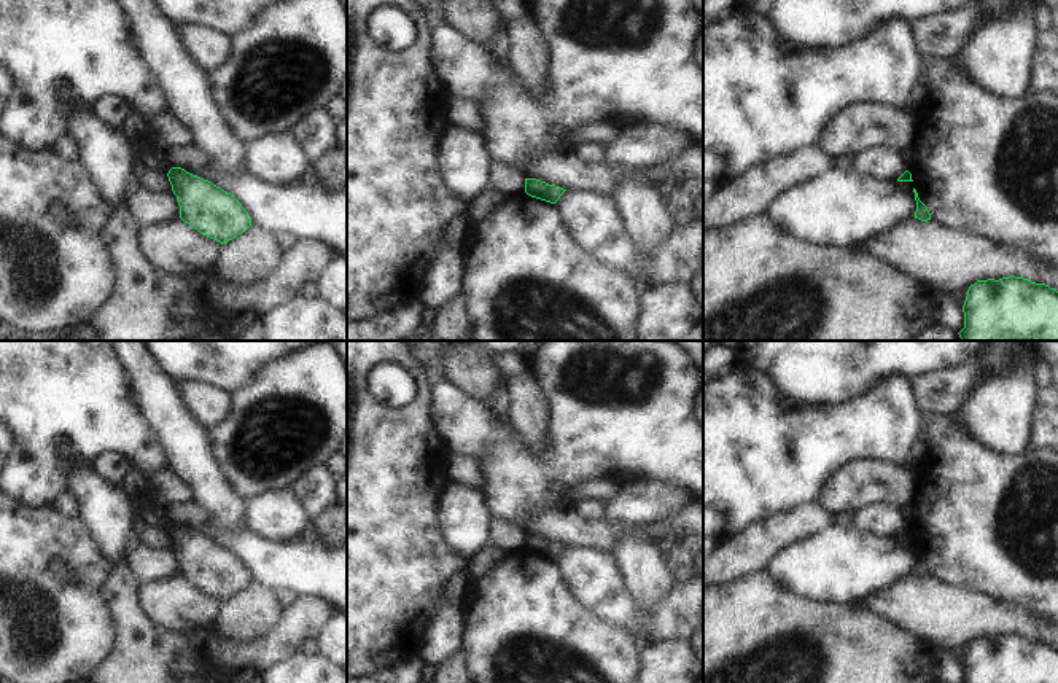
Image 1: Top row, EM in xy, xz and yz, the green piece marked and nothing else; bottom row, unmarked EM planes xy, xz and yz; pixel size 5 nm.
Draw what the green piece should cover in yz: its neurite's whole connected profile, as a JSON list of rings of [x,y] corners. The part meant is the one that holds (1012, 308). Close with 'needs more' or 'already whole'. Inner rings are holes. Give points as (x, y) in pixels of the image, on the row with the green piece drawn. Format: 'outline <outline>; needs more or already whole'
outline [[[1023,277],[977,280],[963,306],[961,341],[1058,341],[1058,291]]]; already whole

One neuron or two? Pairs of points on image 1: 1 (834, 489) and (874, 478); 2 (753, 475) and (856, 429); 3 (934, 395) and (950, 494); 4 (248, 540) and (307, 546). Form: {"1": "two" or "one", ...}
{"1": "one", "2": "one", "3": "two", "4": "one"}

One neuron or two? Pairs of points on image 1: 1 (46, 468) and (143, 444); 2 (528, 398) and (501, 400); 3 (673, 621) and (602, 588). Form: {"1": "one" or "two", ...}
{"1": "one", "2": "two", "3": "one"}

